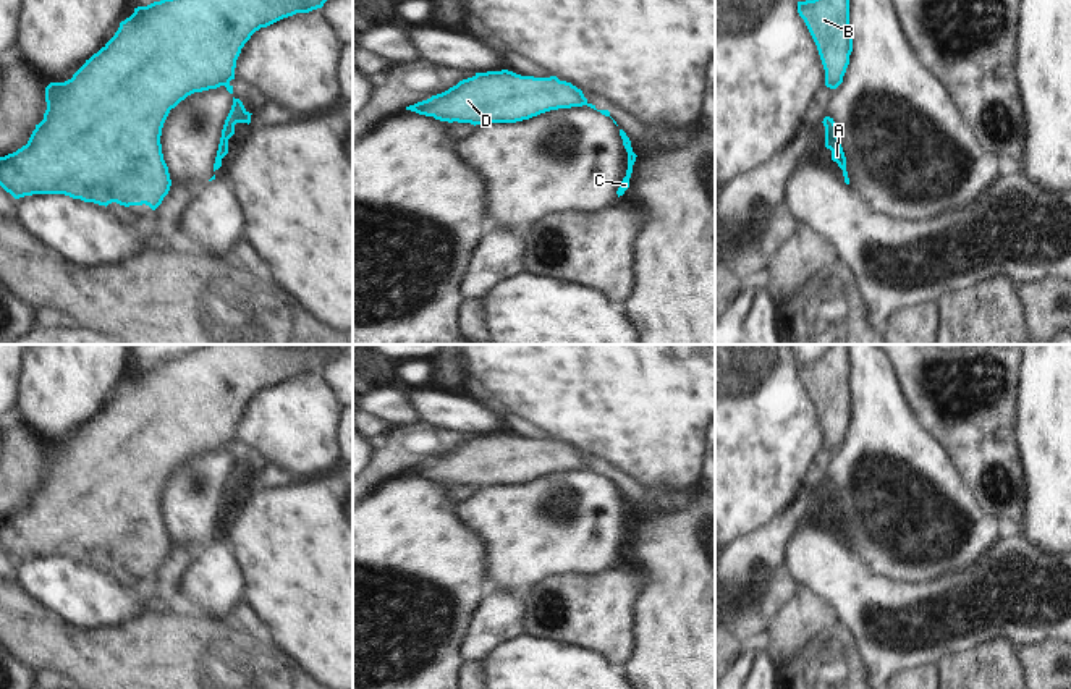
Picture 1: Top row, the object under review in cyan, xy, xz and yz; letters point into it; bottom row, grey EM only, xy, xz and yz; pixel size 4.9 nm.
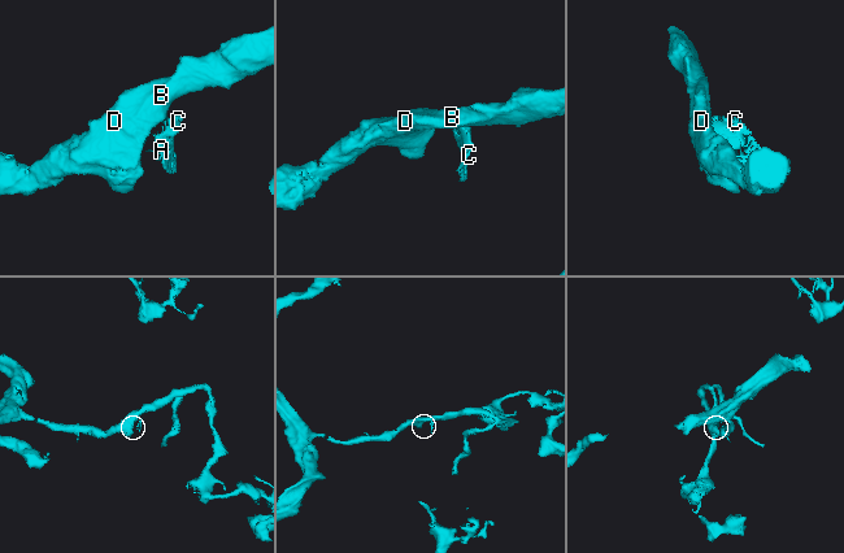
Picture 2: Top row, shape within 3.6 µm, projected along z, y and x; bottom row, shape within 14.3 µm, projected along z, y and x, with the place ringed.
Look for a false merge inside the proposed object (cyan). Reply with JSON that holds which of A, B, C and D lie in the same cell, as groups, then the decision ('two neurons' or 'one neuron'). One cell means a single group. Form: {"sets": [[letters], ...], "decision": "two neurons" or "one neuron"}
{"sets": [["A", "C"], ["B", "D"]], "decision": "two neurons"}

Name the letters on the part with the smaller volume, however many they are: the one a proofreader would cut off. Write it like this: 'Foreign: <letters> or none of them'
Foreign: A, C.

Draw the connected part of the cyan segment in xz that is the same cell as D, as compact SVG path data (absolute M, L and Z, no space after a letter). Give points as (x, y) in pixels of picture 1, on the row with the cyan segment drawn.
M508 70L476 73L448 91L406 107L440 121L516 123L540 113L582 107L582 91L557 76L521 76Z

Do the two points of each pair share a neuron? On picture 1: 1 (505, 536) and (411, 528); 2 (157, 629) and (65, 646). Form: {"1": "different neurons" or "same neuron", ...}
{"1": "different neurons", "2": "same neuron"}

